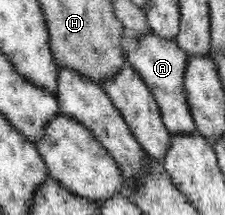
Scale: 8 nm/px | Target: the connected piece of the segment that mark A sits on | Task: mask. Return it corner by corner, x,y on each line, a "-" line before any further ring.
152,31
144,38
134,42
138,44
138,47
126,51
126,61
132,65
138,75
142,76
144,83
150,88
150,92
154,94
168,131
171,134
192,133
196,130
196,122
190,112
188,96
184,92
184,69
188,63
188,54
176,40
160,38

